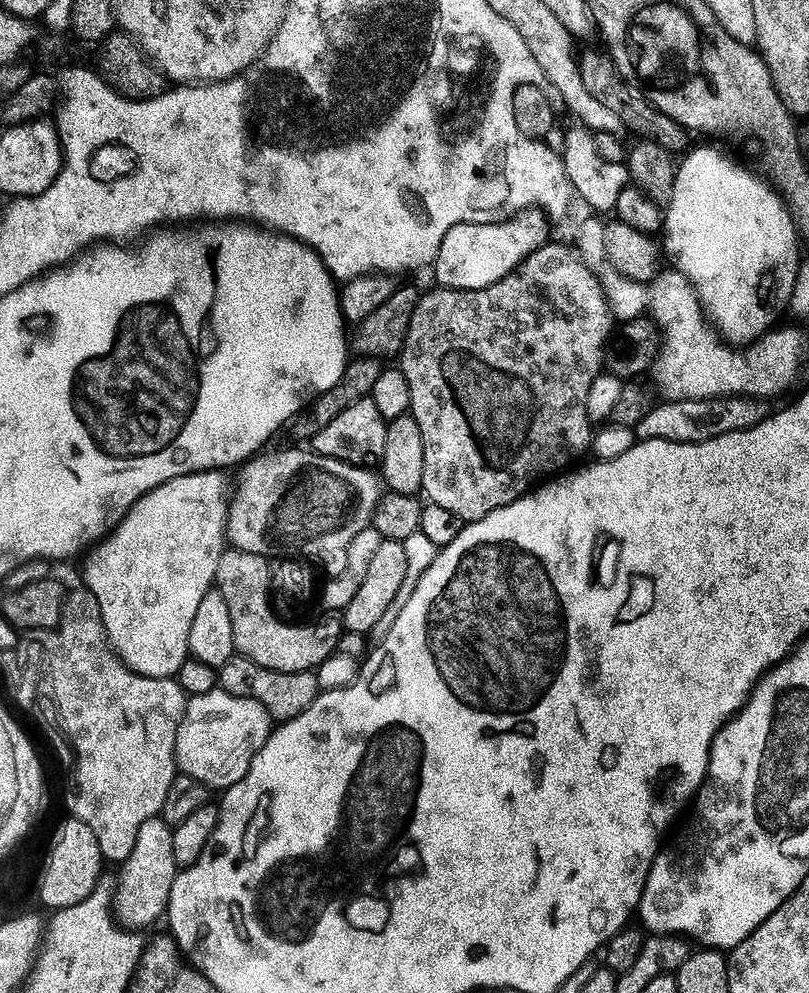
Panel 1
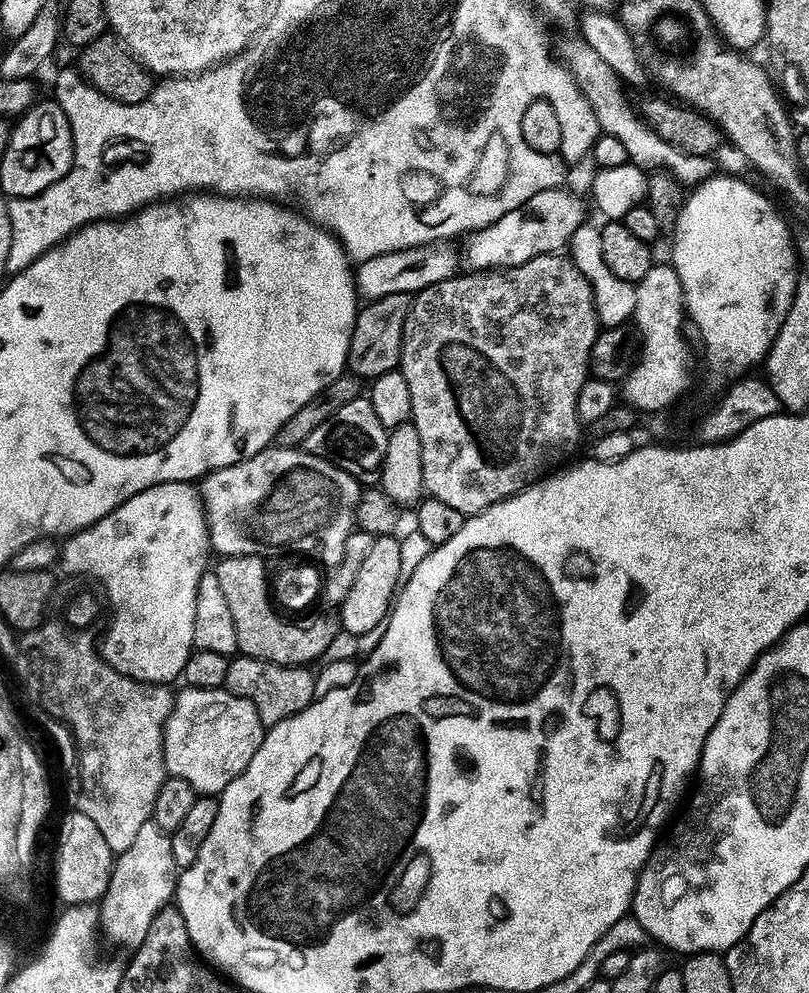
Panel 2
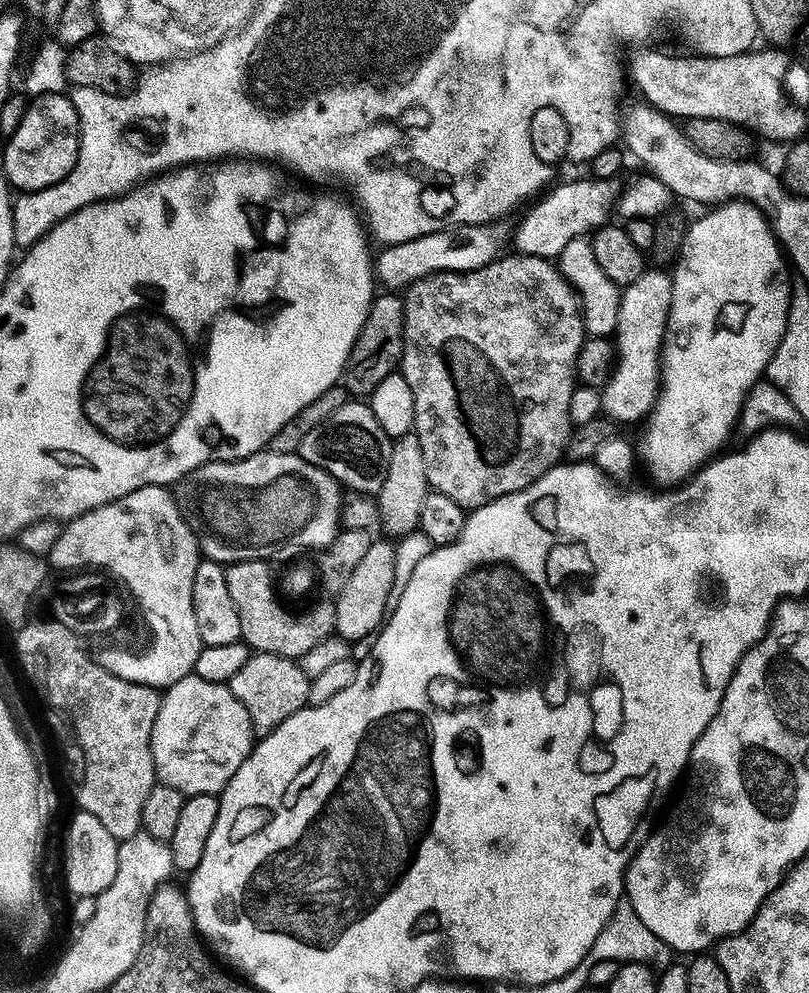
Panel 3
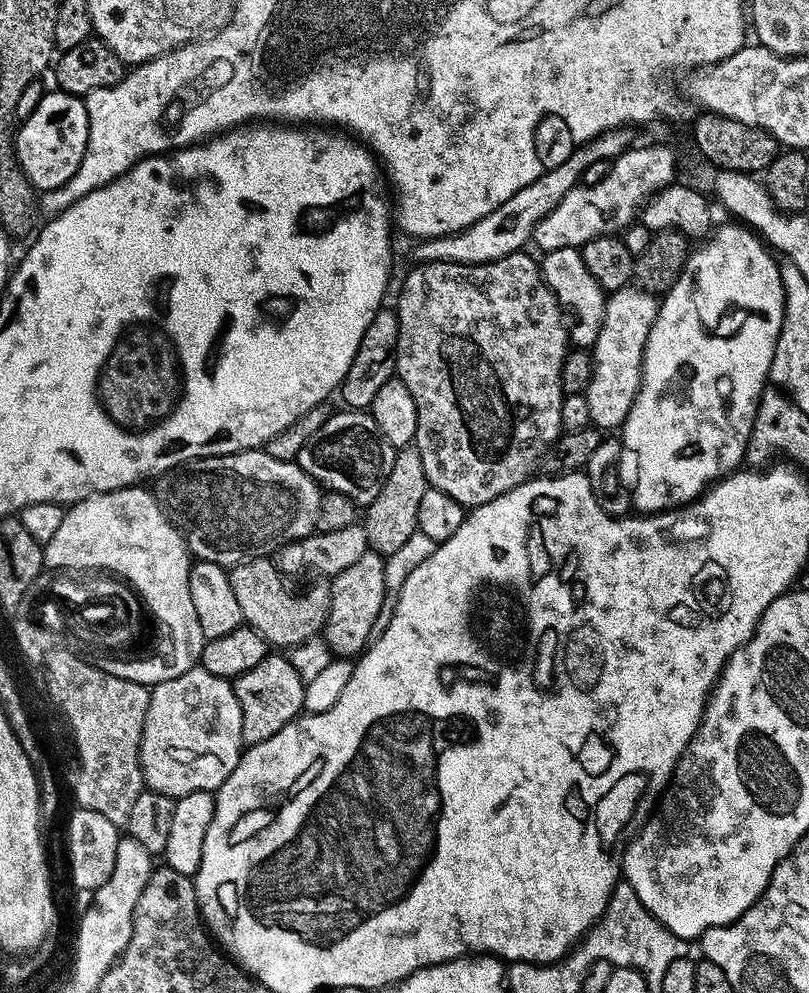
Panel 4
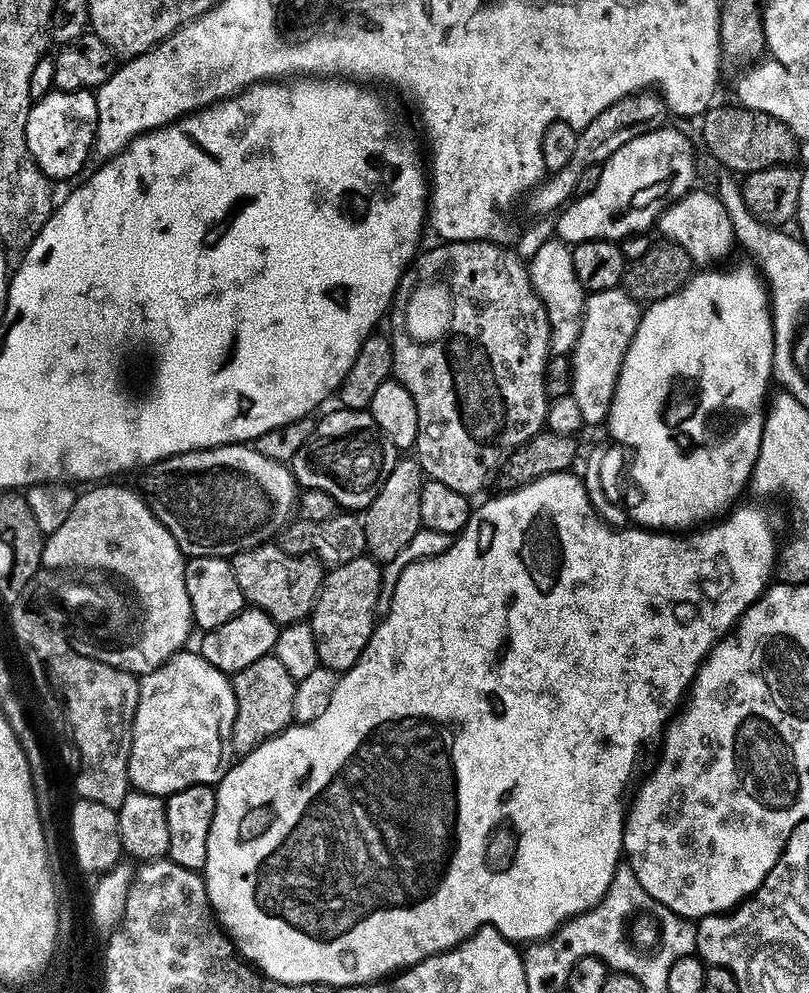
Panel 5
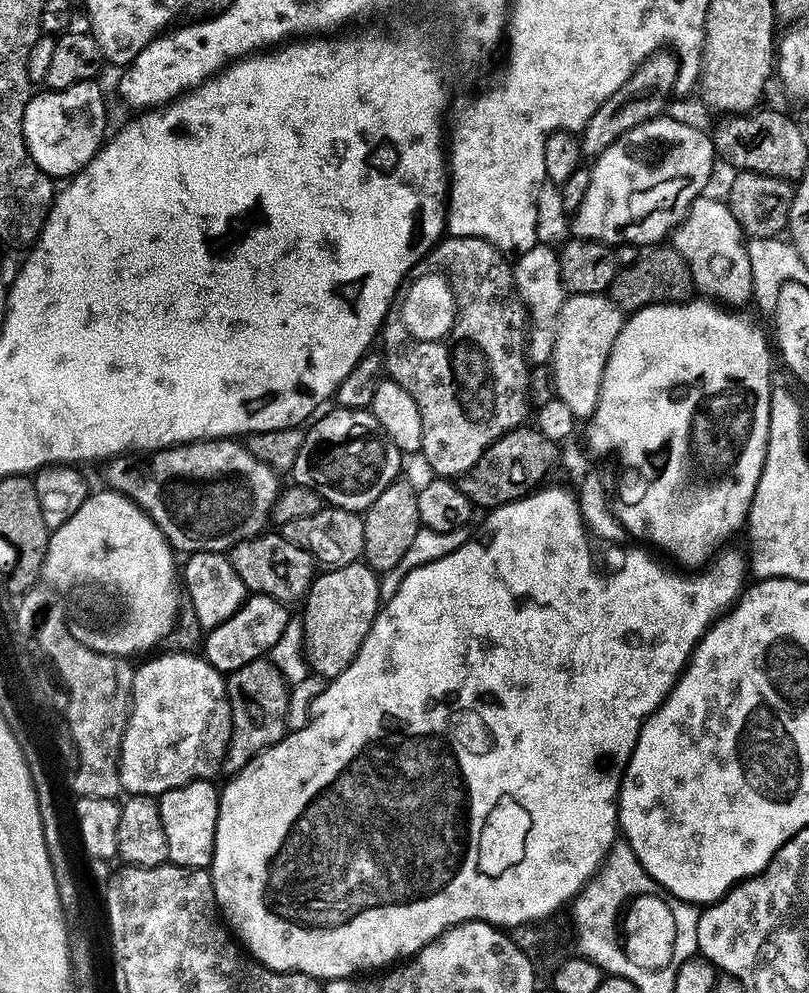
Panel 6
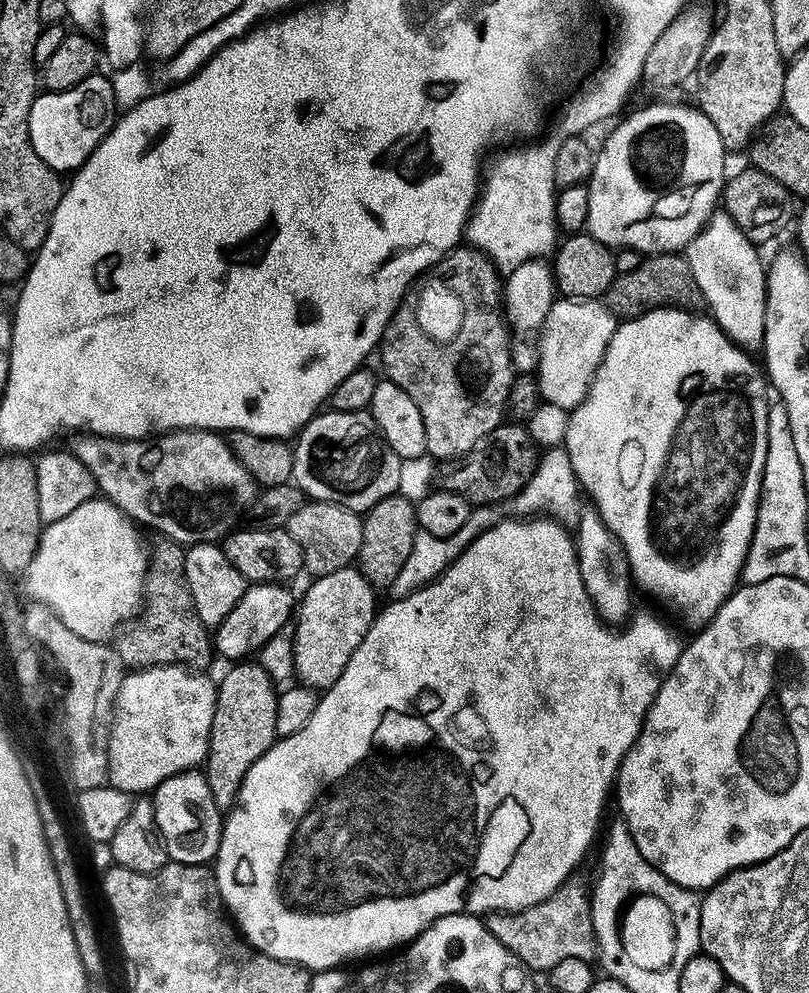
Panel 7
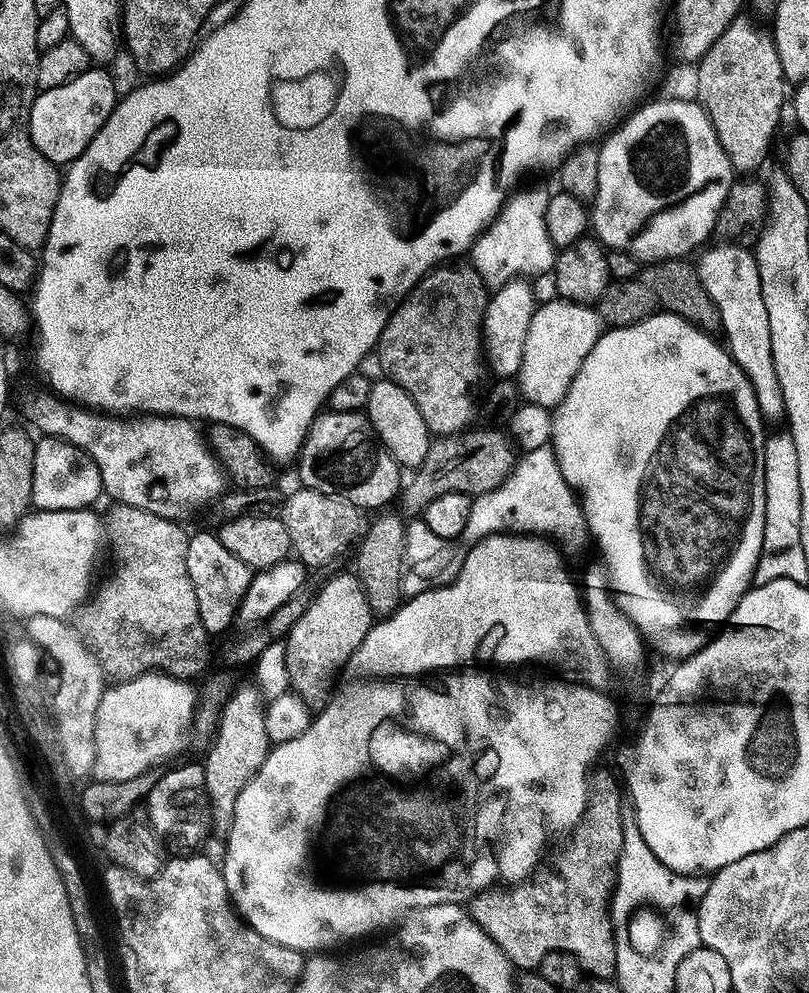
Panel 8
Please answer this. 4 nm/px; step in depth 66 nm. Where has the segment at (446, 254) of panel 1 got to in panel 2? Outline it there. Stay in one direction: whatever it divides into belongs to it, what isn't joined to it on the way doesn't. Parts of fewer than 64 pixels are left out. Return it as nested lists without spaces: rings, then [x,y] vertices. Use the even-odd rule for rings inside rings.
[[[567,187],[547,188],[538,194],[534,194],[525,204],[510,210],[510,214],[502,214],[498,222],[494,222],[485,228],[475,229],[467,237],[468,240],[462,247],[462,260],[472,270],[495,270],[498,268],[513,268],[522,262],[528,262],[530,258],[548,253],[559,253],[567,245],[569,238],[578,230],[580,224],[585,223],[584,204],[572,192],[567,192]]]

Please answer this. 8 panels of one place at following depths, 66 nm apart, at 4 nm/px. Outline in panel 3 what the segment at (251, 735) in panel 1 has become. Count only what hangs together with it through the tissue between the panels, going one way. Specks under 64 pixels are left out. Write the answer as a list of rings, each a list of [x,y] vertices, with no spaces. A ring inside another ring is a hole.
[[[189,674],[181,680],[172,680],[163,689],[158,718],[154,718],[154,730],[150,734],[150,750],[154,758],[154,770],[159,783],[174,786],[174,790],[184,793],[185,797],[198,794],[215,796],[223,792],[230,778],[246,762],[258,737],[250,722],[250,714],[246,714],[246,706],[234,698],[227,684],[215,684]]]

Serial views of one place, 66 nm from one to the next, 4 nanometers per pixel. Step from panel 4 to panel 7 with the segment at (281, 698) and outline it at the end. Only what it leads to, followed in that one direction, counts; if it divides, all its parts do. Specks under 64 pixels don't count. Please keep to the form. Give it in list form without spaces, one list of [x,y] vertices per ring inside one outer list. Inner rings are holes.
[[[236,662],[229,668],[232,669],[218,680],[208,758],[202,765],[206,782],[210,782],[210,794],[214,794],[214,802],[222,810],[231,809],[236,803],[250,766],[254,766],[278,739],[278,693],[274,682],[270,682],[270,674],[266,674],[258,662]]]

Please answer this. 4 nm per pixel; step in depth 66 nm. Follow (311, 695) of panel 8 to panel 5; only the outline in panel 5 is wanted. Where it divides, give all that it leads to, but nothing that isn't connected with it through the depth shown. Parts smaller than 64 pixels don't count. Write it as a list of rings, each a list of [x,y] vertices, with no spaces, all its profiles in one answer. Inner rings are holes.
[[[365,554],[345,564],[337,564],[325,575],[324,582],[316,593],[310,623],[318,658],[323,667],[343,674],[353,668],[370,642],[378,617],[376,603],[380,589],[381,565]]]

